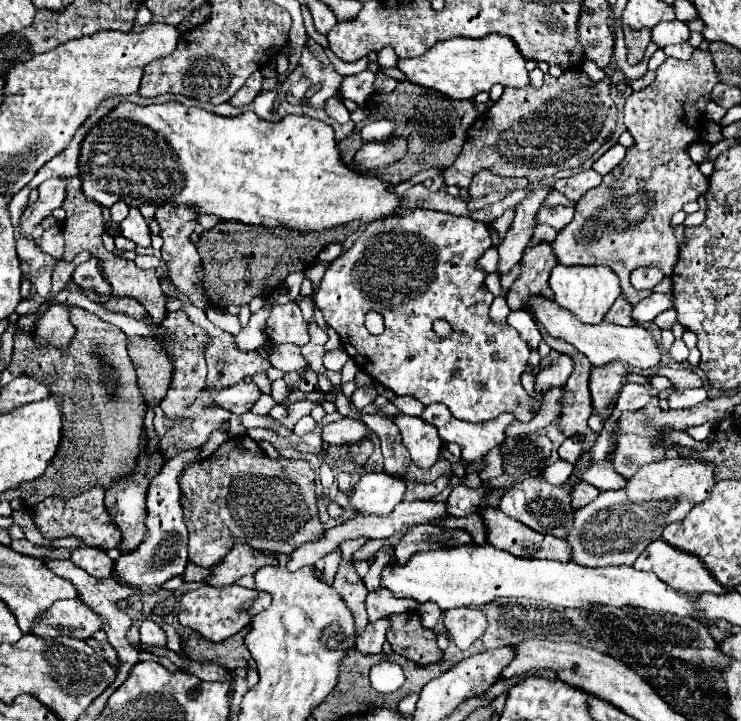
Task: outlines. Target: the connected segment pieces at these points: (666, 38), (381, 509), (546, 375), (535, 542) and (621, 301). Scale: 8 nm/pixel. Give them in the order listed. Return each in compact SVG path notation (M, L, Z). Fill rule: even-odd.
M673 20L669 24L657 24L651 28L651 42L657 44L657 48L665 48L669 44L681 44L687 42L689 38L689 28L685 22Z
M369 472L361 476L357 488L353 490L351 504L361 514L385 516L403 500L405 488L407 482L399 476Z
M559 356L557 360L553 360L549 366L545 366L537 376L535 376L535 390L545 394L549 388L553 386L563 386L565 380L569 378L573 370L573 362L569 356Z
M479 508L479 516L485 524L485 536L487 542L499 550L505 550L517 558L537 558L537 560L559 560L559 562L569 562L569 546L565 540L555 538L551 534L539 534L525 524L517 522L515 518L505 516L499 508Z
M619 296L619 298L615 300L615 304L609 308L609 312L605 314L605 320L611 322L611 324L629 326L629 324L633 324L633 320L631 320L631 310L633 310L633 308L625 302L625 298Z

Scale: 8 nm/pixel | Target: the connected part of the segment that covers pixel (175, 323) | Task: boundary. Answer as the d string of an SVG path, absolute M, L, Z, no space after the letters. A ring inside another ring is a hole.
M183 310L169 312L169 316L161 324L157 324L157 326L167 332L163 336L157 336L157 340L161 340L165 352L169 352L173 356L173 378L171 378L171 386L169 386L165 398L161 400L159 406L161 406L161 410L167 416L173 416L173 414L181 414L197 398L197 394L205 388L205 378L207 378L205 348L211 342L211 336L203 328L195 326L187 318L187 314Z

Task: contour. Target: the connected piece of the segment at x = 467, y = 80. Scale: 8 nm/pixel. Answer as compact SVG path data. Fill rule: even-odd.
M485 36L481 40L443 40L417 58L399 58L397 68L405 74L409 82L437 90L453 100L471 100L479 92L489 92L493 84L515 88L529 84L525 58L517 52L517 46L507 36Z

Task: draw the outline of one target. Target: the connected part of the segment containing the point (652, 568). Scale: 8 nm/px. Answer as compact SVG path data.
M655 540L653 544L649 544L643 554L635 560L633 568L637 570L645 570L645 572L653 572L657 574L661 580L665 580L671 588L677 588L681 592L689 592L689 596L697 596L697 592L725 592L725 588L709 574L709 570L705 568L705 564L693 556L693 554L687 554L663 540Z

